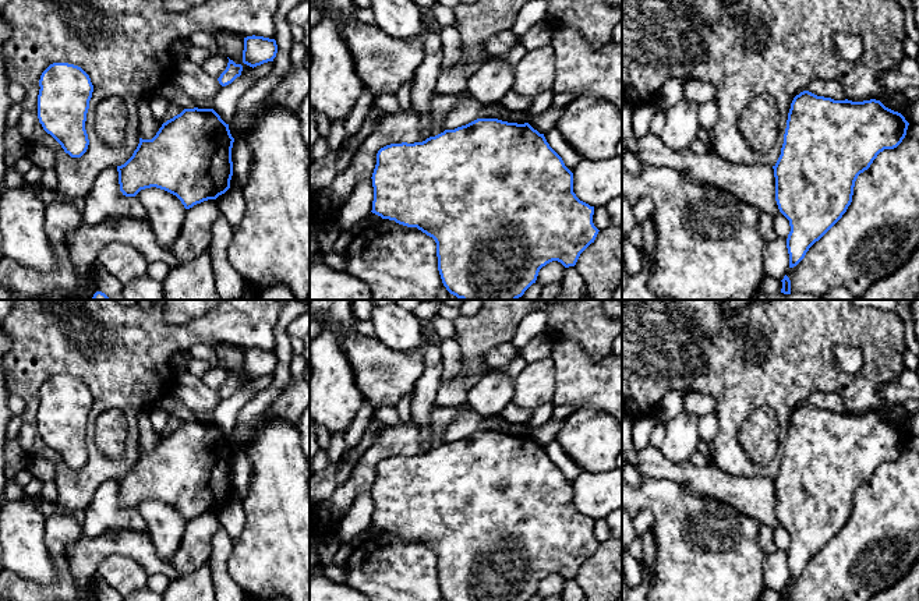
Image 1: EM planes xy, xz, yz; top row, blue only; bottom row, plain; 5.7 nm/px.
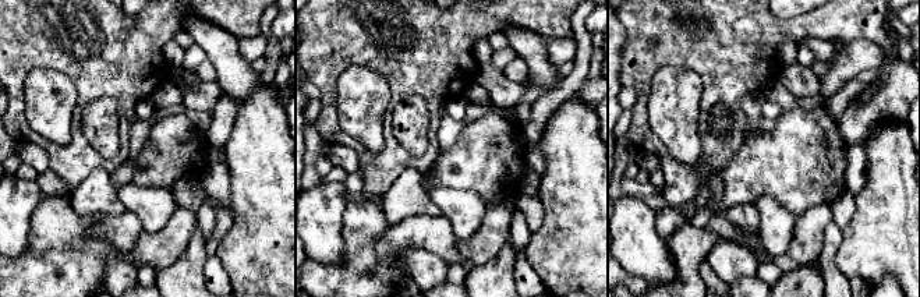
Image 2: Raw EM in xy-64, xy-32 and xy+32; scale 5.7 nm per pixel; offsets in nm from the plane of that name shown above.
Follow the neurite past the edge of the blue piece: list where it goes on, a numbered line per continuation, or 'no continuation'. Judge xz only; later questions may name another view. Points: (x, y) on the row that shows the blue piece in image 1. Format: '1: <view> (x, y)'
no continuation

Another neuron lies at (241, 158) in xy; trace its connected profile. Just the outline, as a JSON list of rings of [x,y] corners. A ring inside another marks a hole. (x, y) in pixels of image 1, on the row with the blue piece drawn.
[[[237,138],[233,142],[231,162],[233,162],[233,173],[237,178],[238,187],[244,187],[248,180],[252,155],[248,148],[248,144],[241,138]]]

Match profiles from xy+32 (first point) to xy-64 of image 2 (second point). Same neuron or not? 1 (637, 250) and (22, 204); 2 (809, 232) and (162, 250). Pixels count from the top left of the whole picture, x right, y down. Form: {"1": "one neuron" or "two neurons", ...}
{"1": "one neuron", "2": "one neuron"}

